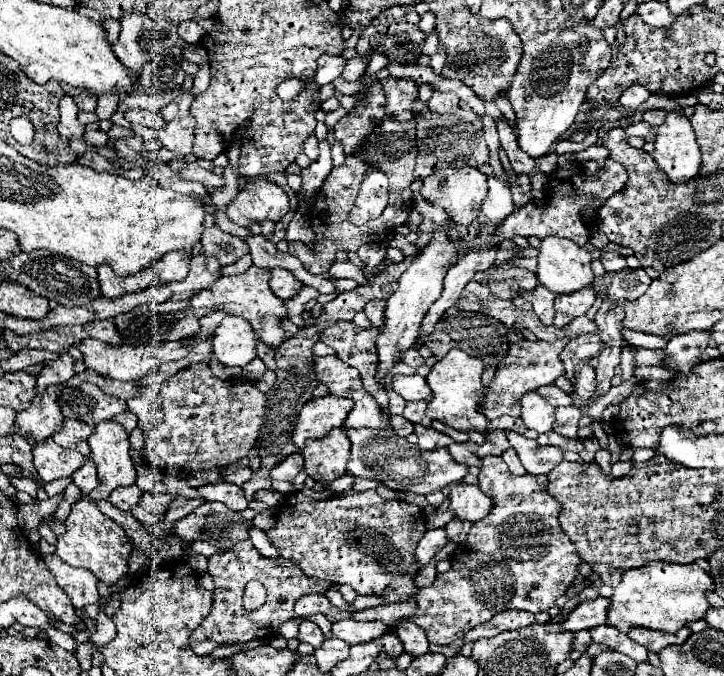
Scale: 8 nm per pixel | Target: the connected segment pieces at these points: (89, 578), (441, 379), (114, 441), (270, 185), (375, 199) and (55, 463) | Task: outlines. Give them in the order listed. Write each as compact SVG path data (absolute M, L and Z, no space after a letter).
M56 554L44 556L46 568L54 574L58 586L66 592L66 596L70 596L70 602L76 610L88 606L88 604L98 604L100 596L98 596L98 578L94 578L94 574L90 574L88 570L82 568L74 568L68 566L66 562L62 562Z
M454 348L450 350L442 360L438 360L430 374L426 376L426 382L434 394L434 398L428 402L428 410L426 416L430 416L432 420L440 420L448 426L452 426L454 430L460 432L470 432L470 430L486 430L488 422L482 414L482 398L484 398L484 386L480 382L484 364L480 358L468 356L466 352Z
M106 420L106 422L98 422L94 426L92 436L88 438L90 444L90 458L94 460L94 464L98 466L98 486L92 490L92 498L94 500L106 500L110 496L110 492L118 486L130 486L136 480L136 468L130 460L130 436L124 430L122 424L114 422L114 420Z
M266 176L248 178L246 186L226 206L228 218L238 226L248 226L250 222L262 222L266 218L278 222L288 210L288 194Z
M368 170L366 180L360 186L354 208L350 210L350 222L356 226L378 218L388 204L388 178L380 170Z
M52 438L36 442L32 454L34 454L34 466L44 482L72 476L86 460L80 452L58 446Z

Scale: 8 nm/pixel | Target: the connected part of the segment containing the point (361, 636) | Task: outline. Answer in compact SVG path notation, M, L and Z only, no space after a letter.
M350 618L334 622L332 628L330 628L332 636L342 638L348 644L370 642L374 638L380 638L386 630L388 630L388 626L382 624L382 622L356 622L356 620L350 620Z

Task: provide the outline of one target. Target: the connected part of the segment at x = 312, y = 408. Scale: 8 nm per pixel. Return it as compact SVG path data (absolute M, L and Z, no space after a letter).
M324 396L314 398L302 406L296 428L292 432L292 442L302 448L308 438L322 438L332 428L338 428L344 424L348 412L352 408L350 398L338 398L338 396Z

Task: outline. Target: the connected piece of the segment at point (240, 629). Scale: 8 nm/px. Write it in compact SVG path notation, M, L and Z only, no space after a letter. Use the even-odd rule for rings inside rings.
M248 540L238 542L232 550L218 552L208 560L208 572L212 574L216 588L214 588L214 606L210 614L204 618L204 622L192 630L190 634L190 648L204 656L212 648L220 646L222 642L248 642L248 640L270 640L278 634L278 626L290 618L294 618L294 602L312 592L326 592L328 588L336 588L332 582L314 580L302 574L300 566L294 560L288 558L266 558L262 556L254 544ZM250 580L260 580L266 588L268 600L264 606L260 606L254 612L248 612L242 606L242 594L244 586Z

